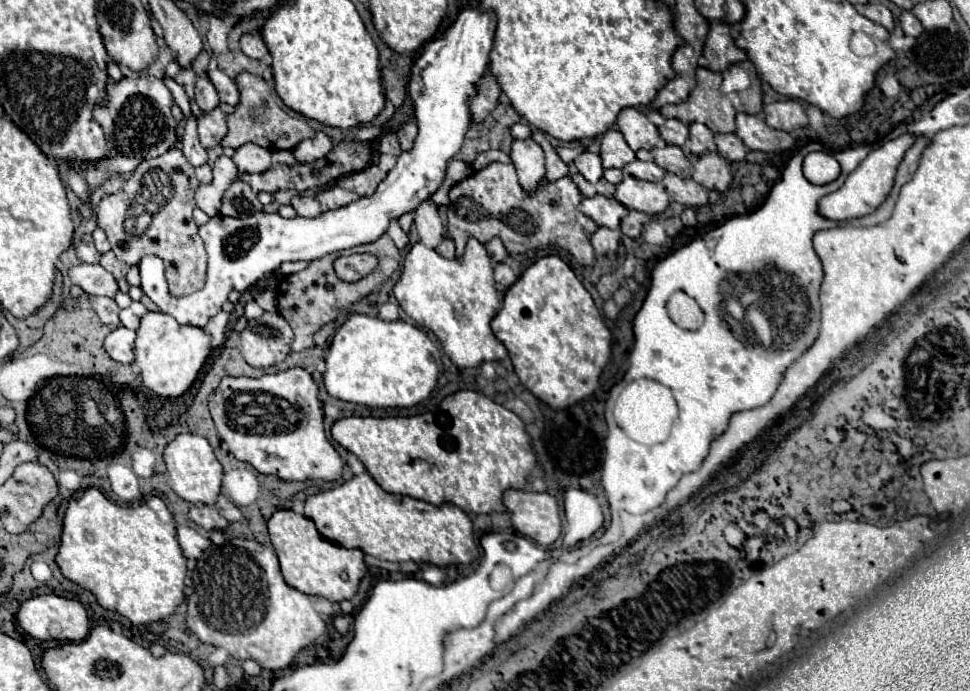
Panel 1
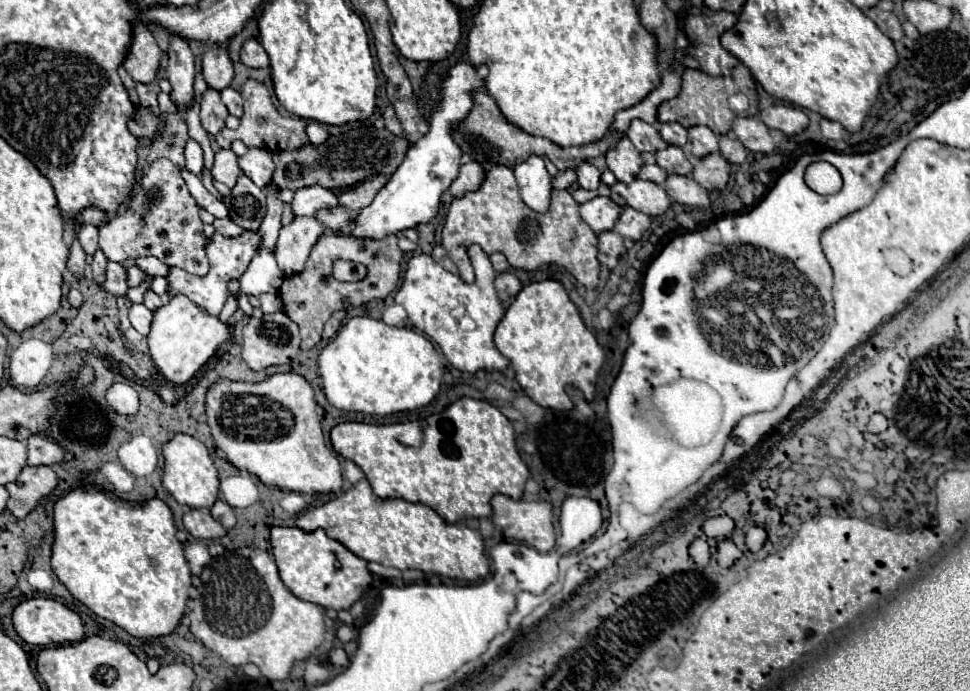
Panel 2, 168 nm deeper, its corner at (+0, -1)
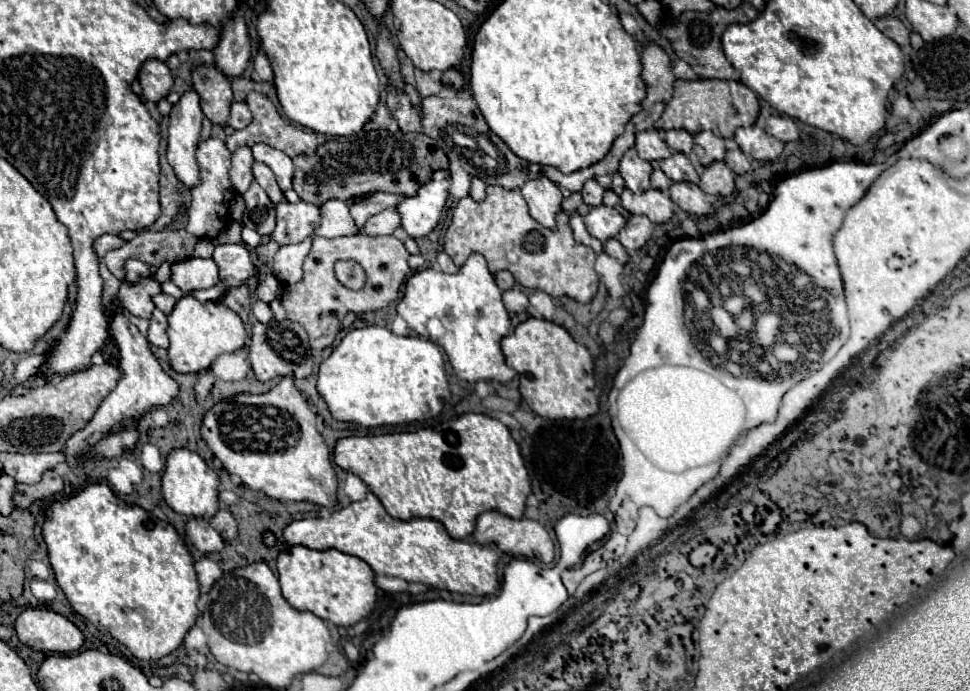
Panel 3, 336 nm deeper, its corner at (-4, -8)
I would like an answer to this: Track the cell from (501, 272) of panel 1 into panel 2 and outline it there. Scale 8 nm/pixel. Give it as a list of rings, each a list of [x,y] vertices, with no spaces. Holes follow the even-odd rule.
[[[503,272],[503,274],[497,274],[495,288],[497,292],[507,292],[509,296],[515,296],[521,290],[521,282],[513,272]]]

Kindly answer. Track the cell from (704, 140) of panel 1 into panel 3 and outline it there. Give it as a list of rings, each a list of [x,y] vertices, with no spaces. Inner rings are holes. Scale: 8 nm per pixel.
[[[701,131],[693,135],[695,151],[699,153],[701,165],[709,165],[713,161],[723,161],[725,157],[725,141],[721,135],[713,131]]]

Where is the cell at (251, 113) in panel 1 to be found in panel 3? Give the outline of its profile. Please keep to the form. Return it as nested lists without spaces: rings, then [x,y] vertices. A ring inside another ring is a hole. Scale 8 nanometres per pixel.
[[[251,91],[251,93],[247,95],[247,105],[249,105],[249,109],[251,109],[251,113],[253,113],[253,121],[251,121],[245,129],[235,131],[231,137],[225,139],[229,151],[235,151],[235,149],[245,147],[245,145],[251,147],[251,145],[255,145],[255,143],[267,143],[267,145],[271,145],[271,147],[275,147],[275,149],[281,149],[281,151],[287,153],[289,157],[297,157],[297,155],[301,155],[301,153],[305,153],[305,155],[313,155],[313,153],[315,153],[315,149],[317,149],[317,135],[315,135],[313,131],[307,131],[307,129],[297,127],[297,125],[289,123],[287,119],[283,119],[283,117],[279,115],[279,111],[275,109],[275,105],[273,105],[265,95],[261,95],[261,93],[257,93],[257,91]]]

